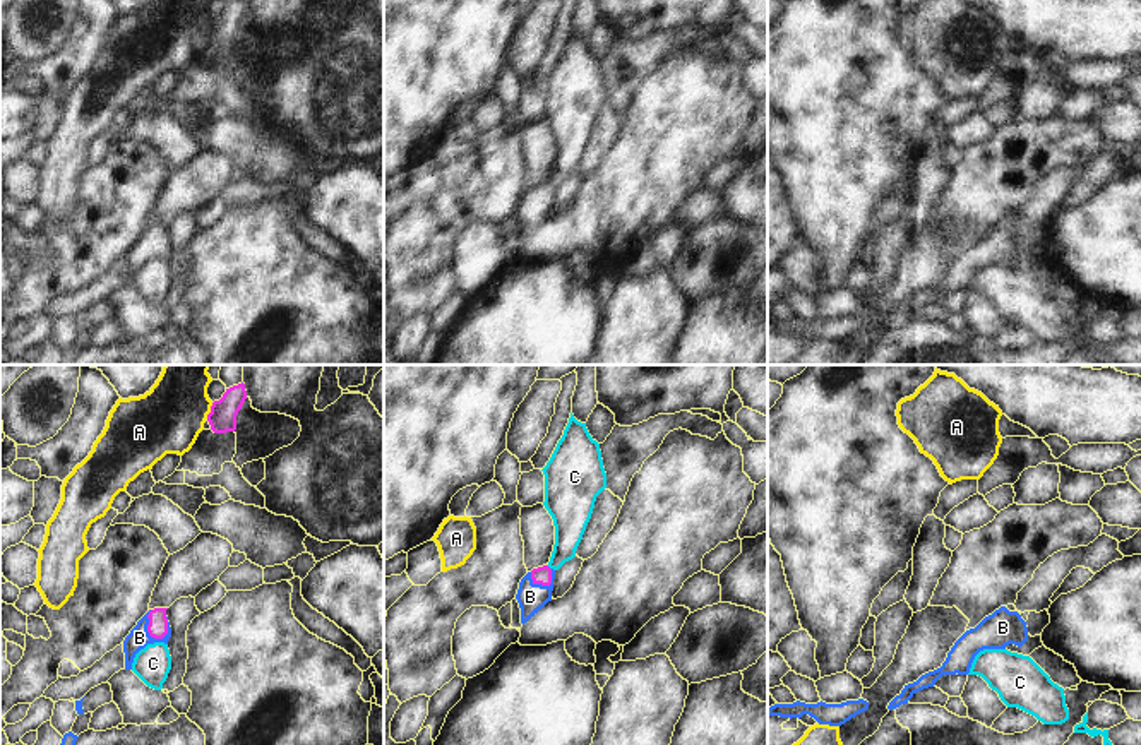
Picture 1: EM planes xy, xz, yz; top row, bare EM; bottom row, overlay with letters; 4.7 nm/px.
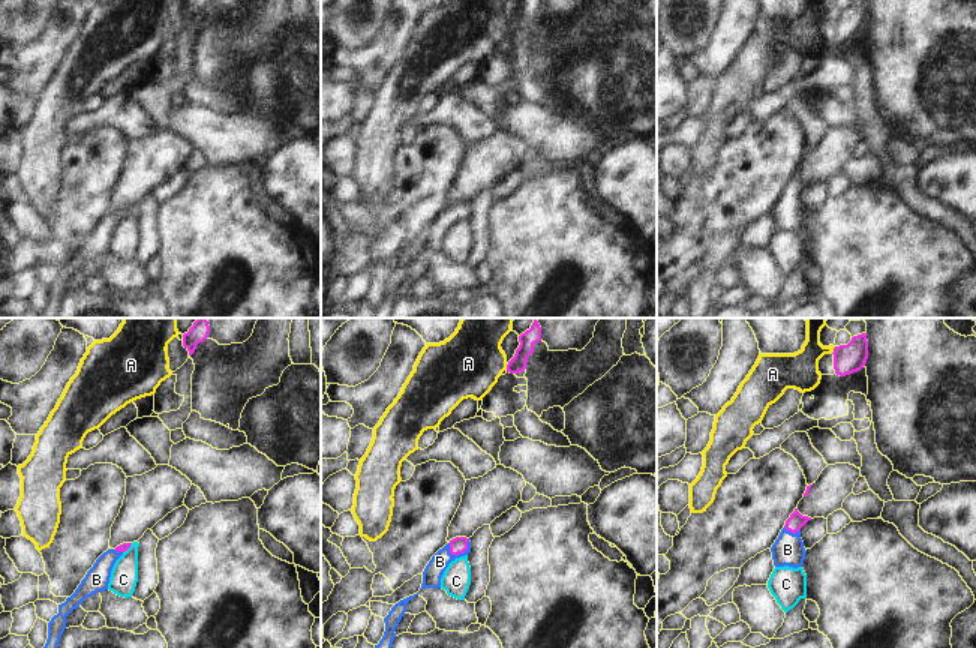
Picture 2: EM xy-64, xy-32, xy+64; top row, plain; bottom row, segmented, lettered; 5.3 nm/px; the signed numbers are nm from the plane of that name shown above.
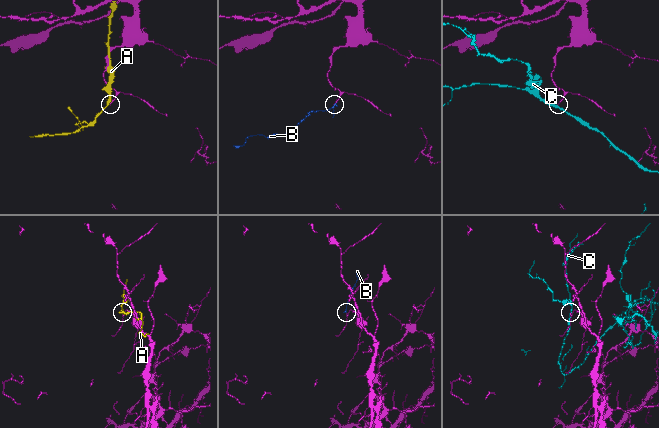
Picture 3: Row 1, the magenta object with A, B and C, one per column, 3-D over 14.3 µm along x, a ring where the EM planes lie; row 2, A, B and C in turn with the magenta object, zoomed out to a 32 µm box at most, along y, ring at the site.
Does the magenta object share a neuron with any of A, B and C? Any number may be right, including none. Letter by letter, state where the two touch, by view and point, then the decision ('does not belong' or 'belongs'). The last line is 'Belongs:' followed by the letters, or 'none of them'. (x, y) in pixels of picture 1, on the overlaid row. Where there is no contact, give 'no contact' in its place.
A: meets magenta in xy at (211, 411); does not belong
B: meets magenta in xy at (148, 629); belongs
C: meets magenta in xz at (549, 567); does not belong
Belongs: B

